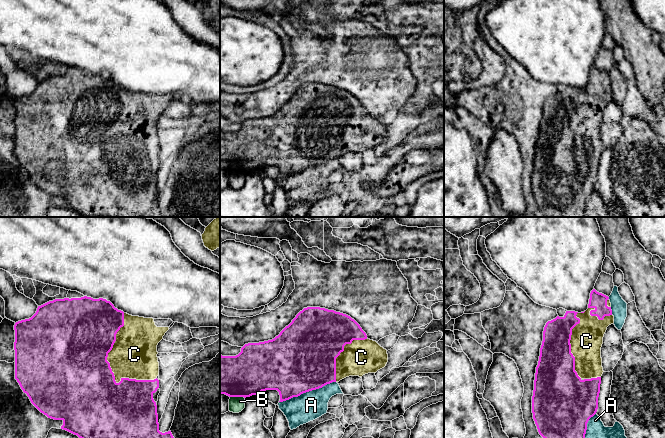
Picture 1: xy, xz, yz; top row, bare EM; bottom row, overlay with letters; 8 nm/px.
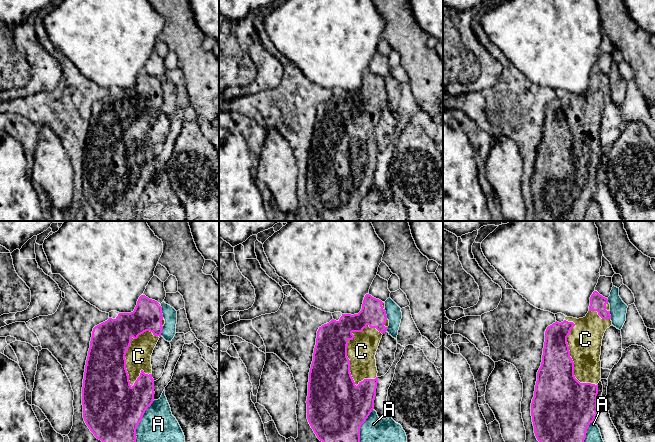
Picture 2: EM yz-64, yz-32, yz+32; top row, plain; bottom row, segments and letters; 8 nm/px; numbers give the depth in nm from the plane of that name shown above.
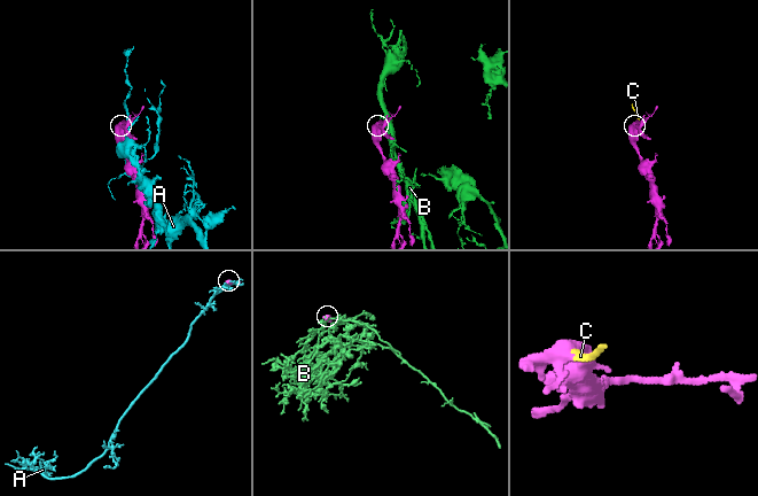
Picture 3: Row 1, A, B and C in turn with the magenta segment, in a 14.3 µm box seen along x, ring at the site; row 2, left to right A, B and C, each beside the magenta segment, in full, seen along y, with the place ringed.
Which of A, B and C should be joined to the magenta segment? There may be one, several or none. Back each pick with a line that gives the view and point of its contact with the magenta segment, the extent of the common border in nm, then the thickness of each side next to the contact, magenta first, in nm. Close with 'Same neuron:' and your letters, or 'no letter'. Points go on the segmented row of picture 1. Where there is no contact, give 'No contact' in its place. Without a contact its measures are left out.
C: Touches magenta at xy (109, 366). Shared border 600 nm. Thickness 500 nm (magenta) against 360 nm
Same neuron: C

